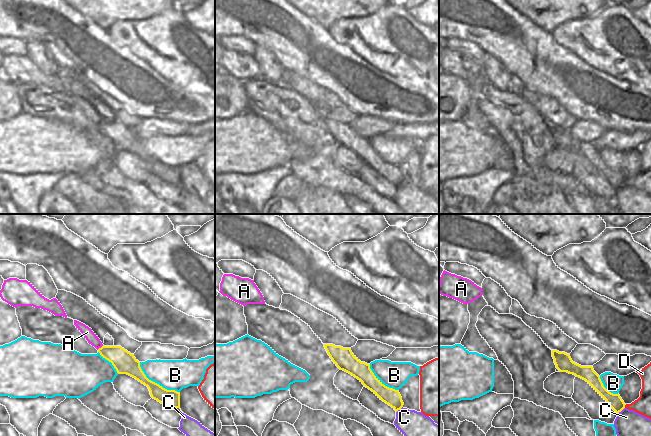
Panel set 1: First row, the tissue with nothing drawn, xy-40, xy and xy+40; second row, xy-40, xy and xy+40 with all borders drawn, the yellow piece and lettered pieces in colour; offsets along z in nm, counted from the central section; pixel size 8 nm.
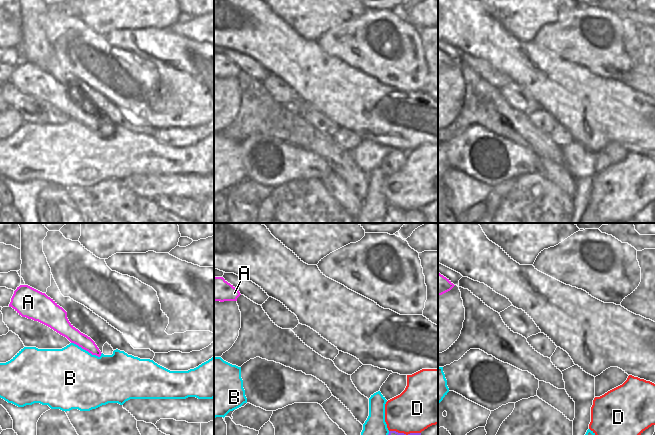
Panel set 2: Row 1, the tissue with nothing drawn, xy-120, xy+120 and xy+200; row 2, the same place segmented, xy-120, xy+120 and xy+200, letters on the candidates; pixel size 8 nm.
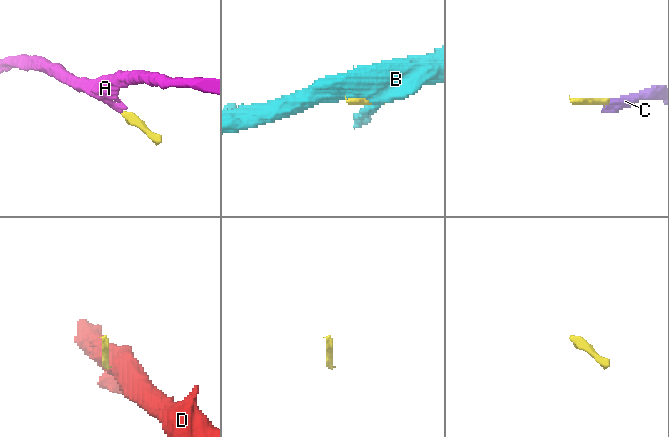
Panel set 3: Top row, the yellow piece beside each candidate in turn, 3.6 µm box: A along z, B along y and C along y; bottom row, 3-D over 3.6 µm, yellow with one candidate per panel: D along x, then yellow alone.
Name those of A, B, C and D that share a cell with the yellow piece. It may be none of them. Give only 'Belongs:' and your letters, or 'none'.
Belongs: A

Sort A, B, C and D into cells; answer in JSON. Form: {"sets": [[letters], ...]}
{"sets": [["A"], ["B"], ["C"], ["D"]]}

